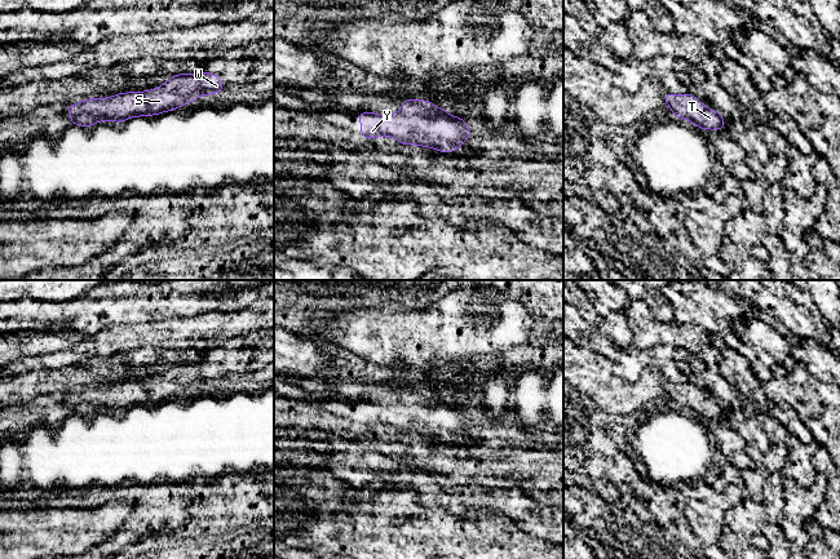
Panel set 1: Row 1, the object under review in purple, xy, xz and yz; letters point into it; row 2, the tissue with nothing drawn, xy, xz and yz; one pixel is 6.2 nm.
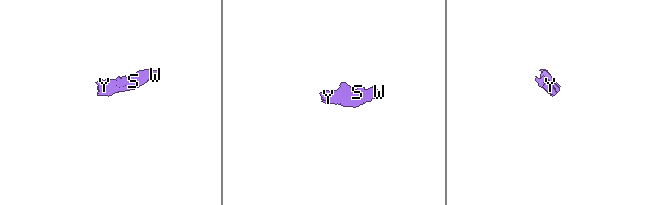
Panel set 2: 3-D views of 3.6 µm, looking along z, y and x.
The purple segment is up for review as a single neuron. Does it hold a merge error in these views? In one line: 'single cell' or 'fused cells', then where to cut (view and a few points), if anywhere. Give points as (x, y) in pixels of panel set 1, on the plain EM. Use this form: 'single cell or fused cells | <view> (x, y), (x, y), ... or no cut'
single cell | no cut

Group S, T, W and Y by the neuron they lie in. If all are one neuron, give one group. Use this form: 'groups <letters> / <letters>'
groups S T W Y

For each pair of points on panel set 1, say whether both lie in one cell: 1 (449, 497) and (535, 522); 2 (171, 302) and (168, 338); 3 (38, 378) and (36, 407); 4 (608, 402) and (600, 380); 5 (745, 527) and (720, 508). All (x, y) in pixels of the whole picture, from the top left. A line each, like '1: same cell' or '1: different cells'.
1: same cell
2: different cells
3: different cells
4: same cell
5: different cells

